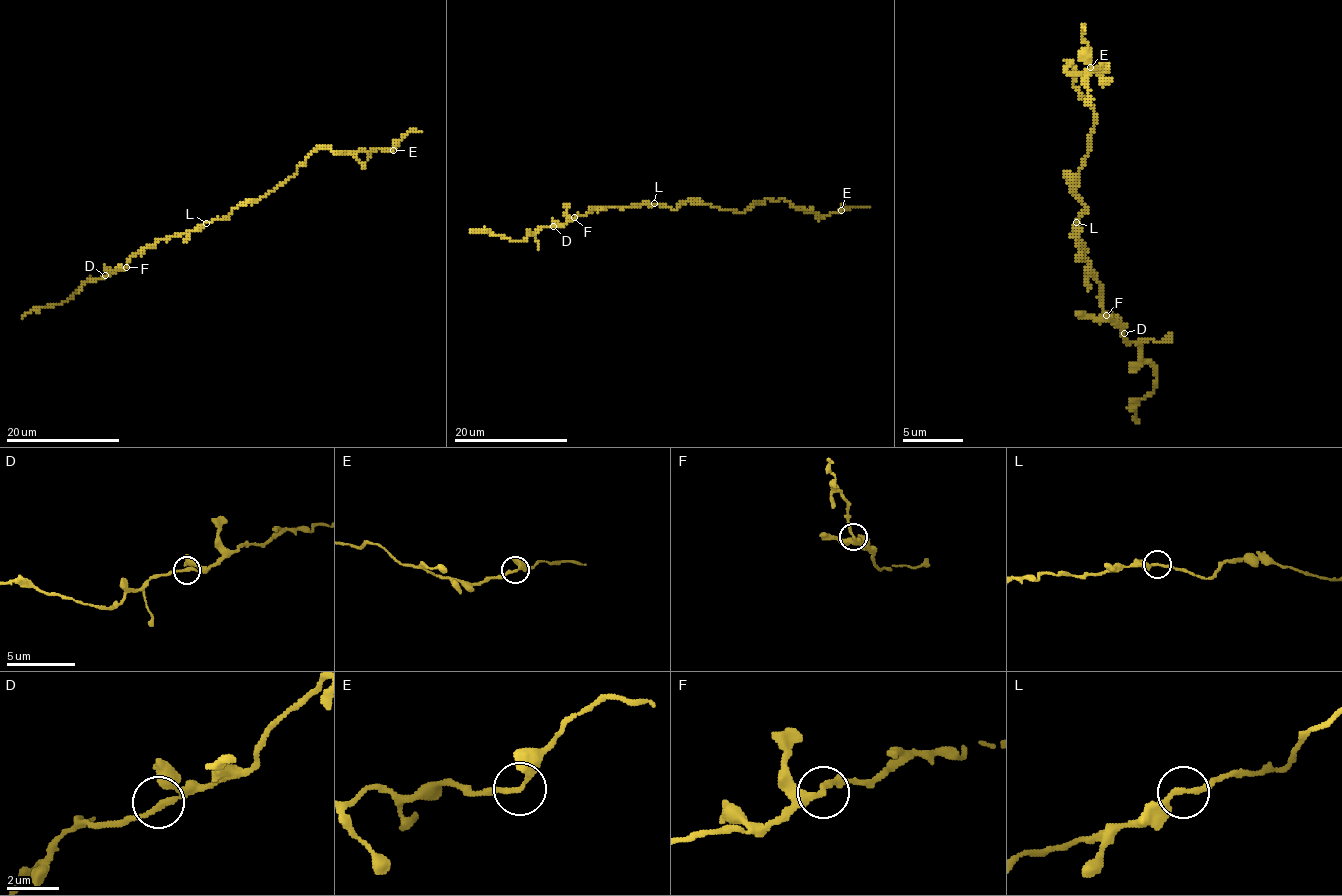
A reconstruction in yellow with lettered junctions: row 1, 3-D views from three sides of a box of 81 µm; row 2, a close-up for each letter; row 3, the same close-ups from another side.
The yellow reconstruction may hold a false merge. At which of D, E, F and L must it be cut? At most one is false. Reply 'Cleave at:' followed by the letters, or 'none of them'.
Cleave at: none of them

